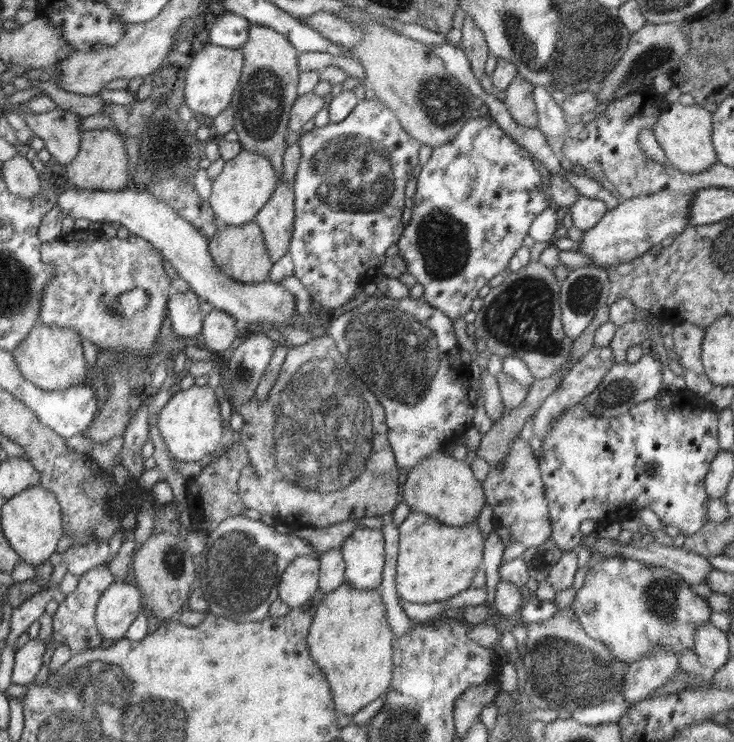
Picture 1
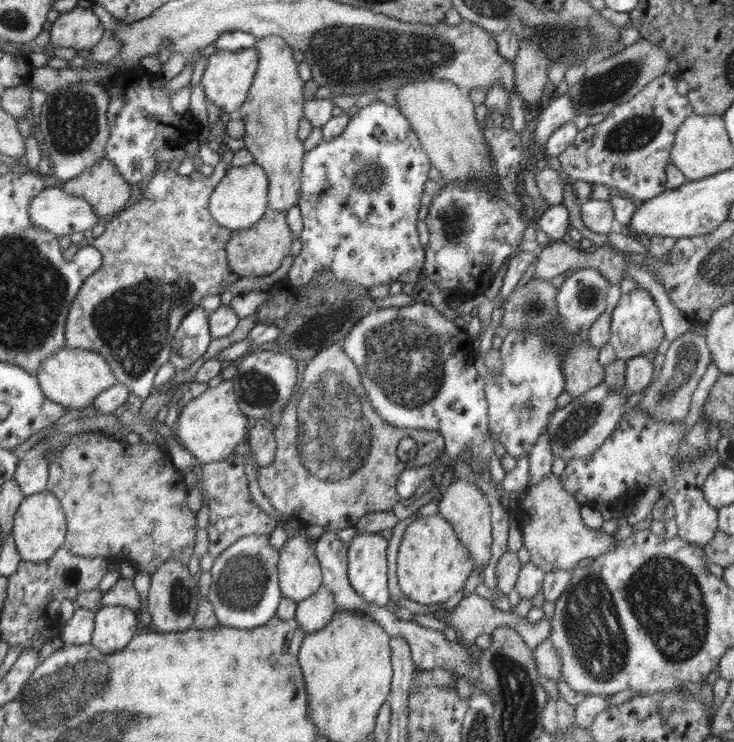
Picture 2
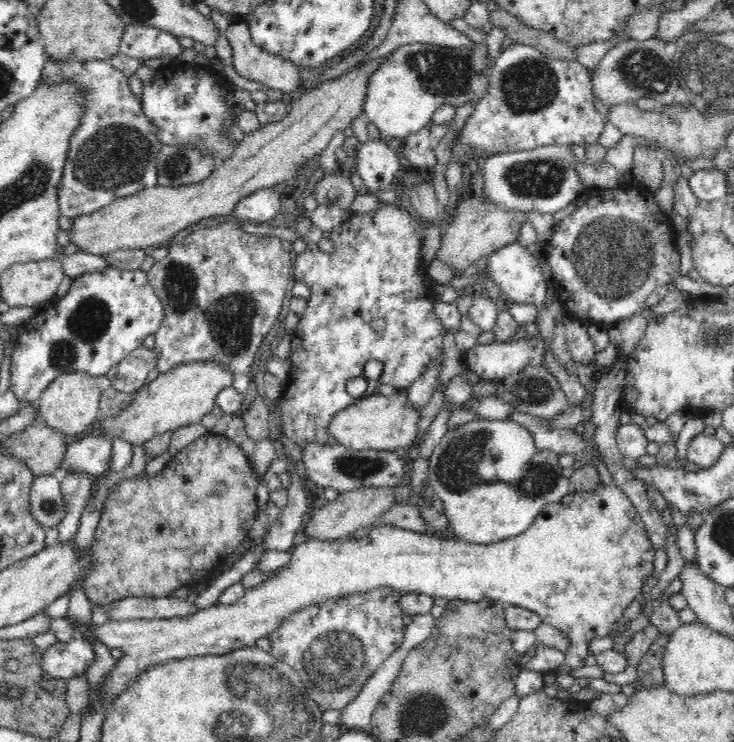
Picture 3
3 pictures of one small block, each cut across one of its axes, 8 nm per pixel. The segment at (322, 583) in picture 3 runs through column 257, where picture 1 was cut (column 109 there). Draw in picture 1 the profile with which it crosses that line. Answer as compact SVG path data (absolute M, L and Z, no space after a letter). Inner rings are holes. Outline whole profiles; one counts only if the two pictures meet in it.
M114 581L98 602L95 622L102 639L120 640L128 627L143 611L138 588L126 582Z

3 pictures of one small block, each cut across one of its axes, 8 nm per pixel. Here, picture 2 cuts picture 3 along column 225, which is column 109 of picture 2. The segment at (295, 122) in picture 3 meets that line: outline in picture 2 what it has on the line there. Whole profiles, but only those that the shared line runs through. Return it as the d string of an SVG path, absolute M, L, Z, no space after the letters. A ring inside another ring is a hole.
M106 156L60 185L66 194L86 200L100 219L116 215L131 203L131 186Z

